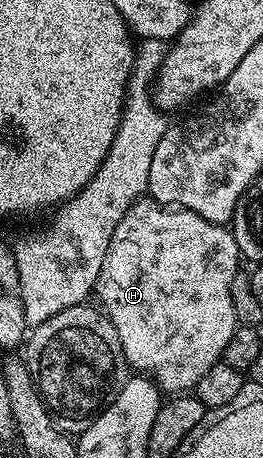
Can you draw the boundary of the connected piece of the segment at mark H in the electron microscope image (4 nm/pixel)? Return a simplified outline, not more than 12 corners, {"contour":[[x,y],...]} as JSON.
{"contour":[[138,199],[95,299],[125,361],[189,393],[239,325],[232,230]]}

